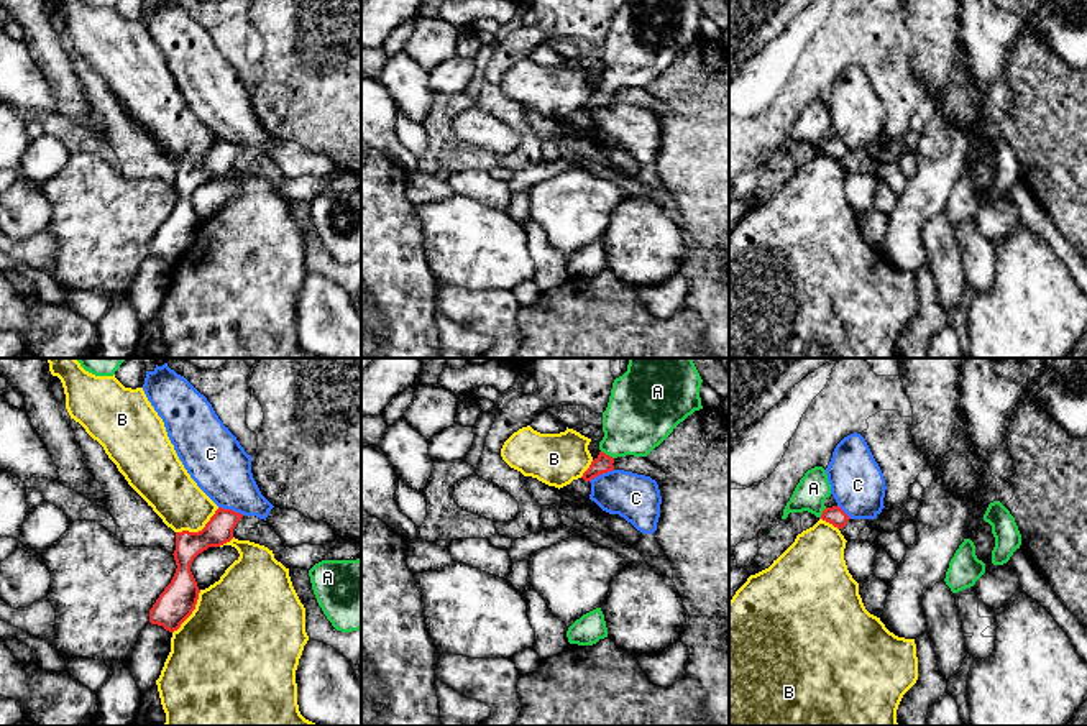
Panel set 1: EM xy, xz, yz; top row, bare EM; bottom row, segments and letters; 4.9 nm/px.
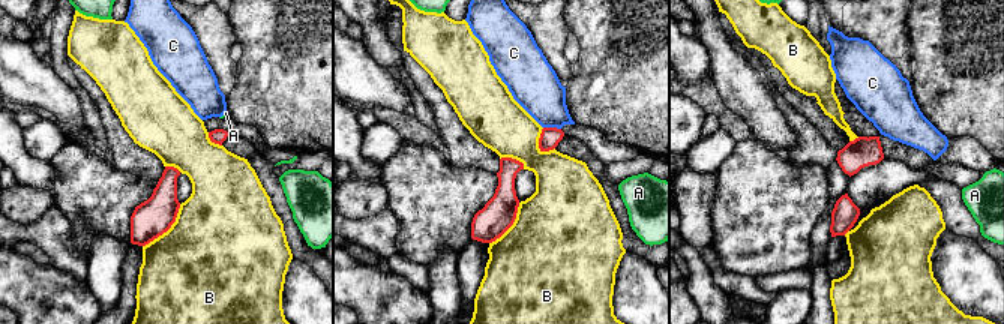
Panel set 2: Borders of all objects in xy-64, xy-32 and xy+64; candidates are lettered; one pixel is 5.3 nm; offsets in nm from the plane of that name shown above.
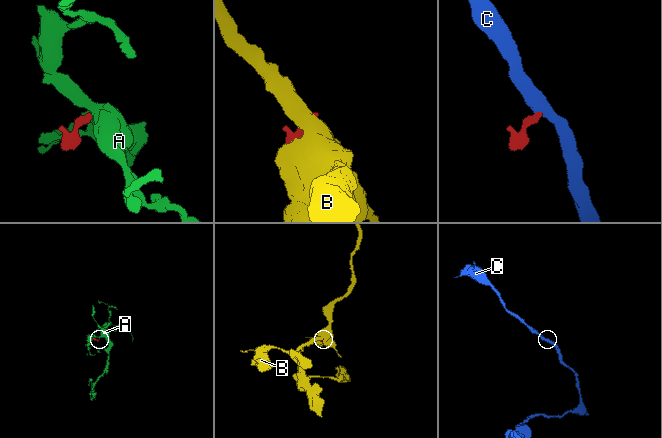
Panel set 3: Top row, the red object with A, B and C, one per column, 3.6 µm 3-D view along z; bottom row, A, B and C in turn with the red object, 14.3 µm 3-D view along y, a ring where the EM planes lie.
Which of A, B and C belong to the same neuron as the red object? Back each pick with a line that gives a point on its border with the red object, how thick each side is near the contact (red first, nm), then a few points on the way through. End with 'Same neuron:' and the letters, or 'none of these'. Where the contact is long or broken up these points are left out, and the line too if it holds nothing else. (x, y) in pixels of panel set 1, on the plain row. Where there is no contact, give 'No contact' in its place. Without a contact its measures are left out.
A: Touches red at xz (608, 87). Thickness 90 nm (red) against 340 nm. Path across: xz (603, 96), (608, 87), (639, 48)
Same neuron: A

